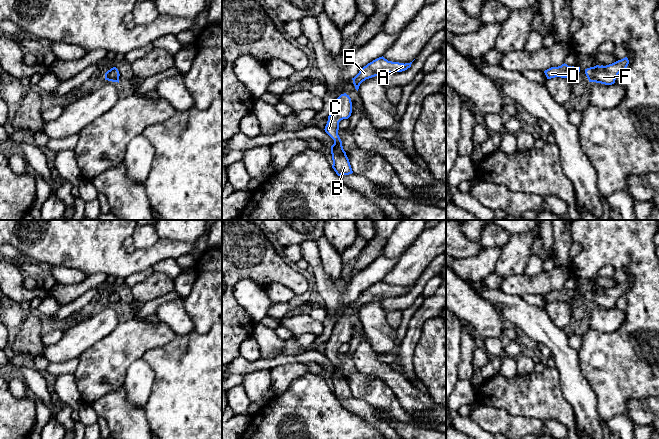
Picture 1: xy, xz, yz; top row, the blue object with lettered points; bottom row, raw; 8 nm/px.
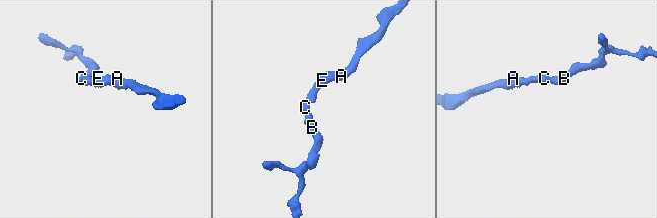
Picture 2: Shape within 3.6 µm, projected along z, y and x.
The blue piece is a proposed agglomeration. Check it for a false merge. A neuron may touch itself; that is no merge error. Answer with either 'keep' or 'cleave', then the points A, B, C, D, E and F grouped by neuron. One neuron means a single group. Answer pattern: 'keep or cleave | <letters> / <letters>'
keep | A B C D E F

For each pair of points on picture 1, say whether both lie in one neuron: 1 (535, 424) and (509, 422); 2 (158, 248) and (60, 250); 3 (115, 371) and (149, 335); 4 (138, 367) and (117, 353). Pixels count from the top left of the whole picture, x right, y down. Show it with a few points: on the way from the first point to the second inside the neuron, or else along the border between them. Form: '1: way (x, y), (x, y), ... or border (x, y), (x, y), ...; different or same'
1: way (529, 424), (515, 424); same
2: way (134, 258), (111, 258), (101, 250), (84, 250); same
3: way (120, 362), (140, 342); same
4: border (141, 356), (127, 369), (123, 384); different

